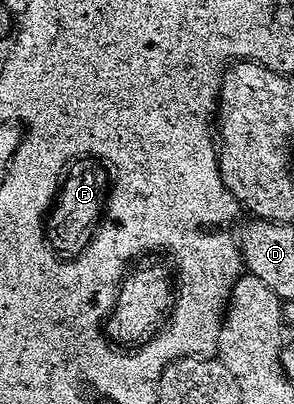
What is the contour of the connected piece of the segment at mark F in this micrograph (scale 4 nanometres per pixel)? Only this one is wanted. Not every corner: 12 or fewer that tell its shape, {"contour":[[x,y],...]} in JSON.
{"contour":[[102,154],[60,164],[38,216],[51,261],[98,239],[116,172]]}

